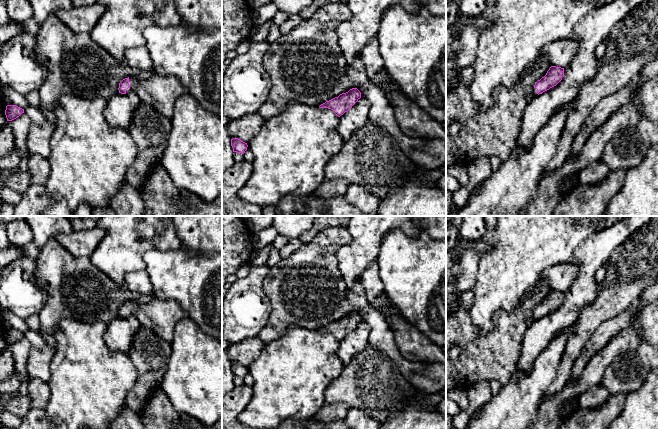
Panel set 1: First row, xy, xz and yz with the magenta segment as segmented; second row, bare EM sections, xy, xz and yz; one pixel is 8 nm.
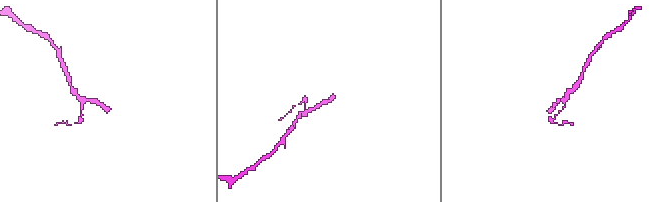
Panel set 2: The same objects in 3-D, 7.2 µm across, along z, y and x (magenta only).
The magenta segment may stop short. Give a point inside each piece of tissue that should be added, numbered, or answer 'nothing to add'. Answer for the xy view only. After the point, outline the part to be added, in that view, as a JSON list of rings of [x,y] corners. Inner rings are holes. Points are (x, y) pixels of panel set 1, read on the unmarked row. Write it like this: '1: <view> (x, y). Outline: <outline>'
1: xy (160, 316). Outline: [[[153,299],[150,302],[139,302],[137,300],[129,301],[129,312],[126,317],[134,315],[140,322],[142,327],[146,327],[151,330],[155,335],[163,338],[167,342],[171,343],[173,340],[173,334],[175,326],[178,321],[188,317],[188,313],[182,308],[182,306],[174,300],[160,300]]]

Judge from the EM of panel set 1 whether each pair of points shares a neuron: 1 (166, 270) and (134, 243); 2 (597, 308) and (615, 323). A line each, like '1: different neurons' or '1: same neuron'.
1: different neurons
2: different neurons

